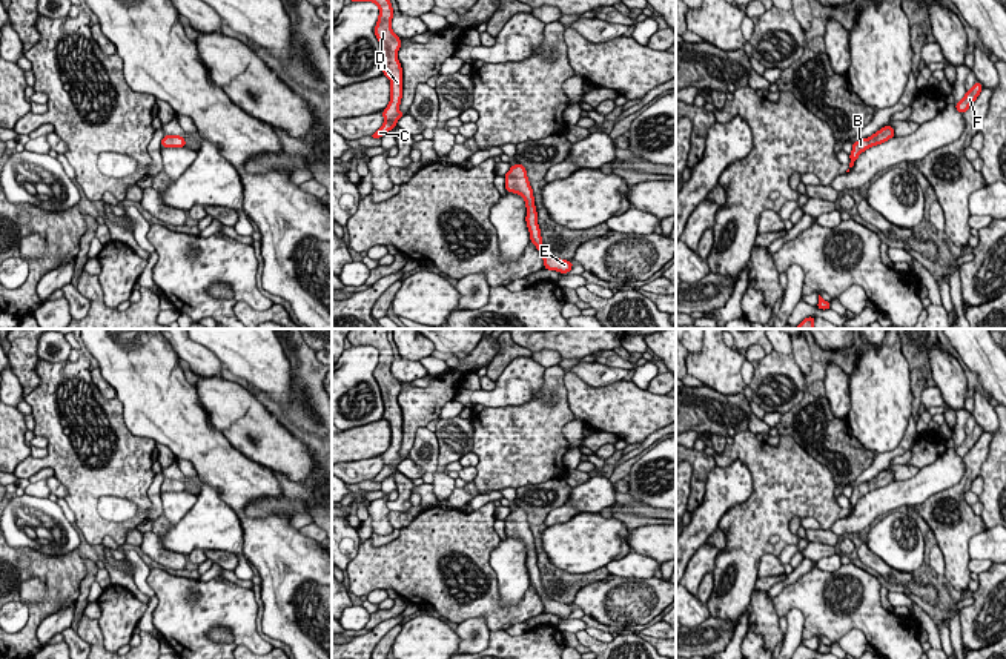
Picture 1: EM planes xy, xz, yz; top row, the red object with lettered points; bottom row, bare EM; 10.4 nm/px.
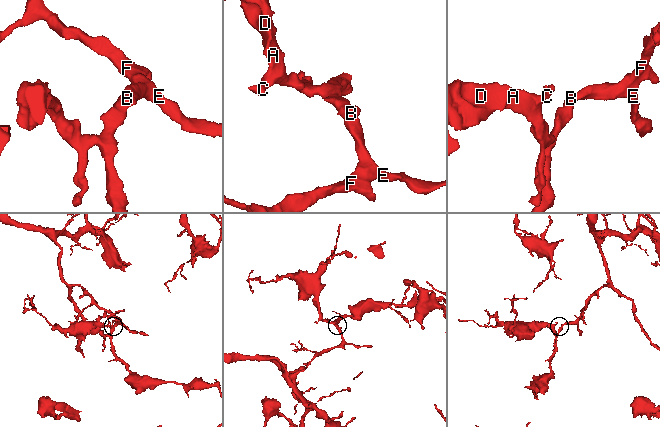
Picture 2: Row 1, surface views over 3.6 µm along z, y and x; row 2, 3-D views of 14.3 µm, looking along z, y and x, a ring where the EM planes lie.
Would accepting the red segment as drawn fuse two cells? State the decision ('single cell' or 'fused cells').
single cell

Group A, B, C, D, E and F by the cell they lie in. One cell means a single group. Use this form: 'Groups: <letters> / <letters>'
Groups: A B C D E F

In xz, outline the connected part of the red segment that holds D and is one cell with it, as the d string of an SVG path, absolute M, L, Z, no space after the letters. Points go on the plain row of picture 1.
M353 329L346 338L350 341L352 347L372 346L379 353L373 376L382 396L382 419L390 422L390 445L382 455L384 469L372 479L373 482L381 482L392 475L404 459L404 456L399 455L402 442L402 412L398 404L398 395L401 392L401 384L390 370L395 356L387 339L387 329Z

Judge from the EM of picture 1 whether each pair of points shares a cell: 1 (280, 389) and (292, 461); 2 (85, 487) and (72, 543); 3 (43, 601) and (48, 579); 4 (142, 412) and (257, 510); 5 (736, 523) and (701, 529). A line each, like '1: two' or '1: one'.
1: two
2: two
3: one
4: two
5: two

